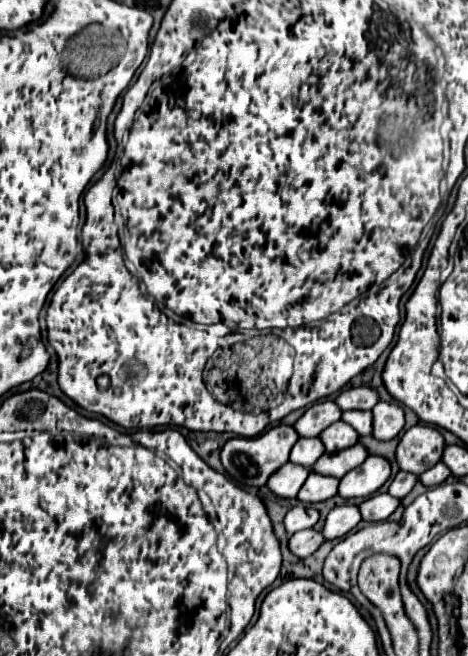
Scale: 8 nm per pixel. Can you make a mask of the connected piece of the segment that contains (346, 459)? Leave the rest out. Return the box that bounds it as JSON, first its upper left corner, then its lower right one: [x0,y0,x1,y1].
[311,444,367,478]

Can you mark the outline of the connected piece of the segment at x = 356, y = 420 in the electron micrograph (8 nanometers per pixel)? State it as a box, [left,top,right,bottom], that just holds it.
[341,410,371,436]

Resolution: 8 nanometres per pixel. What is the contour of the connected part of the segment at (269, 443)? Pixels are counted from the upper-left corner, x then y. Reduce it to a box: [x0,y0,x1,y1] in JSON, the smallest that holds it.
[221,426,297,488]

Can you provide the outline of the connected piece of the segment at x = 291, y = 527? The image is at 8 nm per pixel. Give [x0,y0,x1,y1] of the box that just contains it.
[283,504,319,536]

